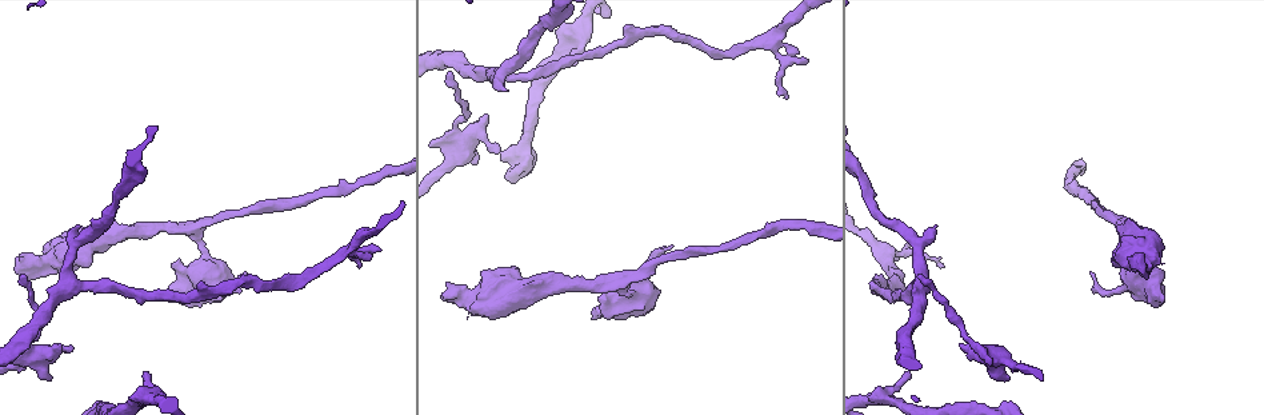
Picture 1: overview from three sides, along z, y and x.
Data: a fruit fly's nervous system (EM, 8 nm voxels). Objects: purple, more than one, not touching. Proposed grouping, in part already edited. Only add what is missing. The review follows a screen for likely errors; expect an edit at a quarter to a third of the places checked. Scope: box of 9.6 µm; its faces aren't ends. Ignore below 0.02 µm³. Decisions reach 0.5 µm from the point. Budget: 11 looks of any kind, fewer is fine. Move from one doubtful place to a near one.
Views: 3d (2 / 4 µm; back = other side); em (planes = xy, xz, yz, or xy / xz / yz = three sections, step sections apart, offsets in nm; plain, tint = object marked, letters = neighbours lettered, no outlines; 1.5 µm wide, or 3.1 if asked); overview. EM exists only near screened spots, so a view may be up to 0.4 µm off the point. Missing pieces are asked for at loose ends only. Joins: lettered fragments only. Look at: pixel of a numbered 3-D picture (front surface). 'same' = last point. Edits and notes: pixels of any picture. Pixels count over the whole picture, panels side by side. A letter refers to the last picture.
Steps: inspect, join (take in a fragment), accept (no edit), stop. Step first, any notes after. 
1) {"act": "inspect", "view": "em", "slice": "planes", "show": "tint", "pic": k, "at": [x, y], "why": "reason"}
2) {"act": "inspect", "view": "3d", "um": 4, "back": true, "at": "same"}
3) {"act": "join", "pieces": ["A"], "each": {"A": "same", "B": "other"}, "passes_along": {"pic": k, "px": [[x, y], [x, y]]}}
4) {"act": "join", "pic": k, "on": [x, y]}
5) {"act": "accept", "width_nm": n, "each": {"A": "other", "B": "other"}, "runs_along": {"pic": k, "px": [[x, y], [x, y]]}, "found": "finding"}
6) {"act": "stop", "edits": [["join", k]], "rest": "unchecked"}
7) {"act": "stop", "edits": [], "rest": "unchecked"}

{"act": "inspect", "view": "3d", "um": 2, "pic": 1, "at": [449, 73], "why": "free end"}

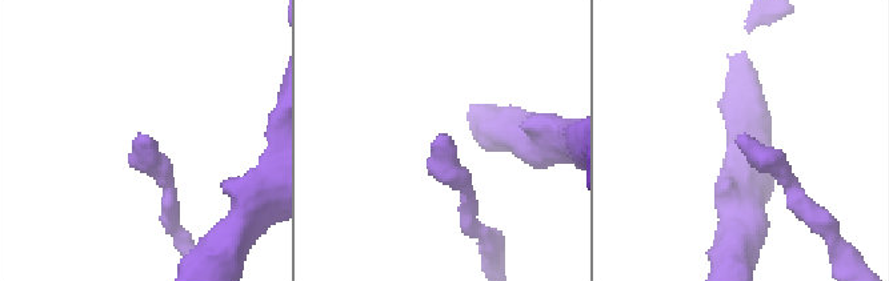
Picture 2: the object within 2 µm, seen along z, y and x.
{"act": "inspect", "view": "em", "slice": "planes", "show": "letters", "pic": 2, "at": [739, 135], "why": "shape alone is not enough"}

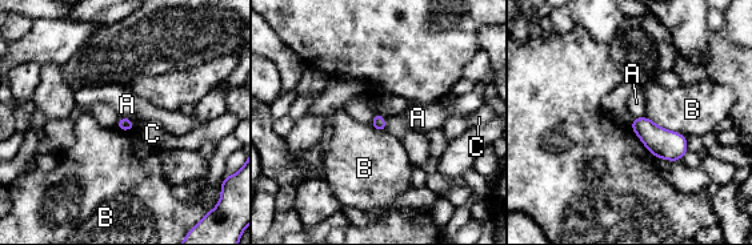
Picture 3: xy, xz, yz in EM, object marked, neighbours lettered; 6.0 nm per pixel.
{"act": "accept", "each": {"A": "other", "B": "other", "C": "other"}, "found": "no lettered fragment goes on from it"}

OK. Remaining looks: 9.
{"act": "inspect", "view": "em", "slice": "xz", "step": 4, "show": "tint", "pic": 1, "at": [486, 113], "why": "stops while still wide"}

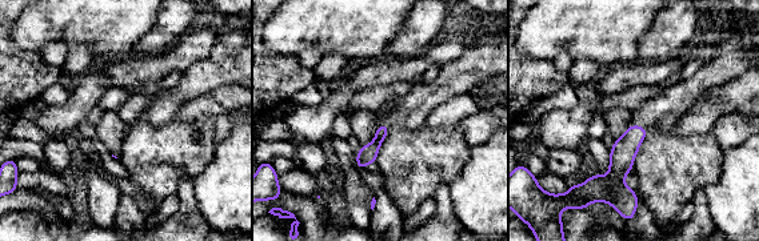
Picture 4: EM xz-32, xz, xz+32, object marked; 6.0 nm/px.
{"act": "inspect", "view": "em", "slice": "xz", "step": 4, "show": "letters", "at": "same", "why": "see the neighbours"}

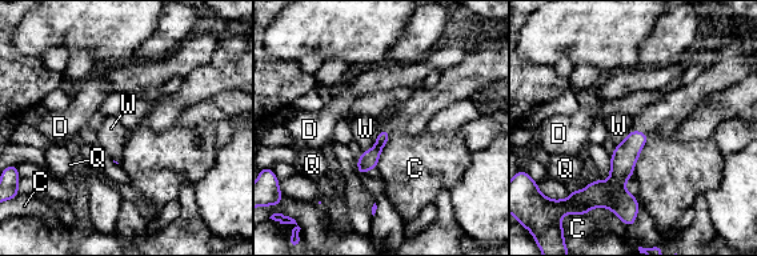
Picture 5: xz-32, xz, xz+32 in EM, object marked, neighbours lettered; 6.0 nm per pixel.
{"act": "accept", "longest_contact_nm": ["C", 260], "each": {"C": "other", "D": "other", "Q": "other", "W": "other"}, "border": {"pic": 5, "px": [[380, 128], [376, 143], [363, 151]]}, "found": "no lettered fragment goes on from it"}

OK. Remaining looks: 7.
{"act": "inspect", "view": "3d", "um": 2, "pic": 1, "at": [359, 265], "why": "free end"}

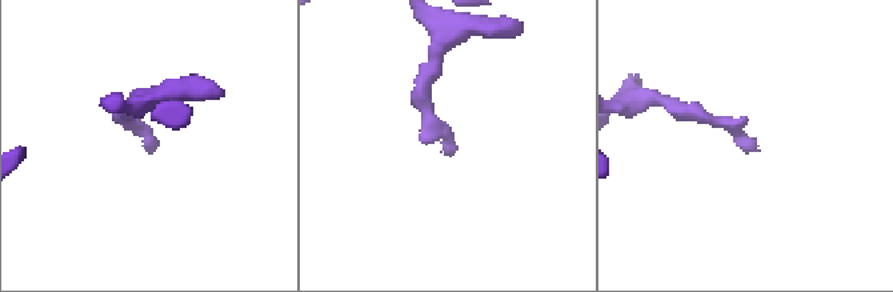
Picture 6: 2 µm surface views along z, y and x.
{"act": "inspect", "view": "em", "slice": "yz", "step": 4, "show": "tint", "pic": 6, "at": [152, 147], "why": "now the EM"}

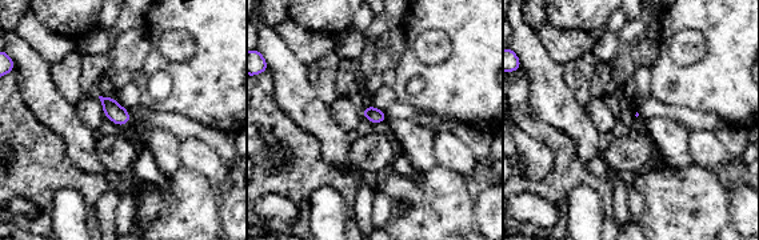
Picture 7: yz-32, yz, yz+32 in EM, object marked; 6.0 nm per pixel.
{"act": "inspect", "view": "em", "slice": "yz", "step": 4, "show": "letters", "at": "same", "why": "what lies round it"}

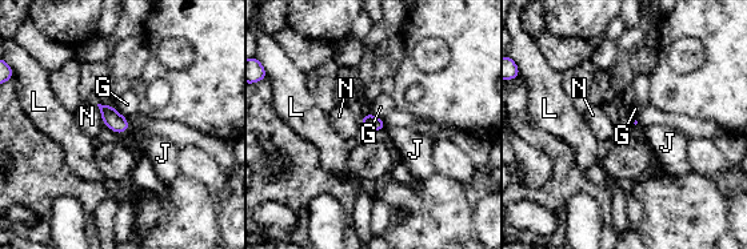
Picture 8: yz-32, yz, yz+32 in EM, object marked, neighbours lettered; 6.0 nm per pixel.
{"act": "accept", "each": {"G": "other", "J": "other", "L": "other", "N": "other"}, "border": {"pic": 8, "px": [[112, 107], [127, 117]]}, "found": "no lettered fragment goes on from it"}

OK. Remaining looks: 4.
{"act": "inspect", "view": "3d", "um": 2, "pic": 1, "at": [908, 371], "why": "branch stops here"}

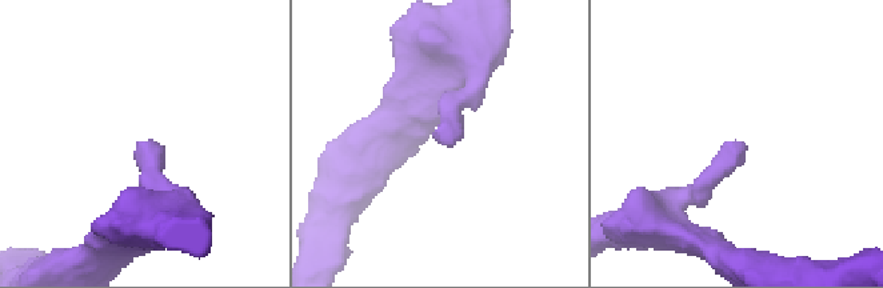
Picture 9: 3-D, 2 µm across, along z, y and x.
{"act": "inspect", "view": "em", "slice": "xz", "step": 4, "show": "tint", "pic": 9, "at": [445, 142], "why": "shape alone is not enough"}

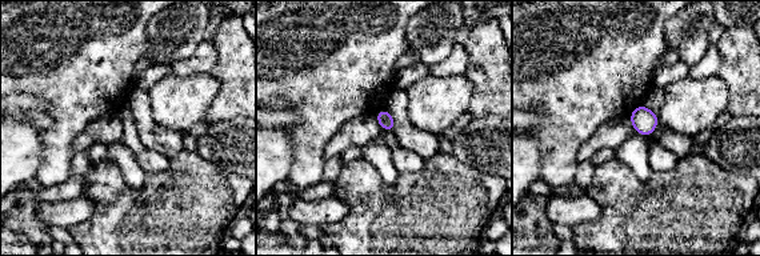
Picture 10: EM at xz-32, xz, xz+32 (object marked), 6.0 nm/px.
{"act": "inspect", "view": "em", "slice": "planes", "show": "letters", "at": "same"}

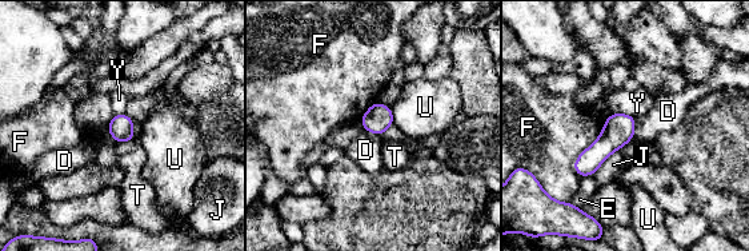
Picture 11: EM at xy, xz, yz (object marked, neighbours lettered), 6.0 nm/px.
{"act": "accept", "width_nm": 140, "each": {"D": "other", "E": "other", "F": "other", "J": "other", "T": "other", "U": "other", "Y": "other"}, "border": {"pic": 11, "px": [[636, 119], [632, 139]]}, "found": "no lettered fragment goes on from it"}

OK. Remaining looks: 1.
{"act": "stop", "edits": [], "rest": "unchecked"}

